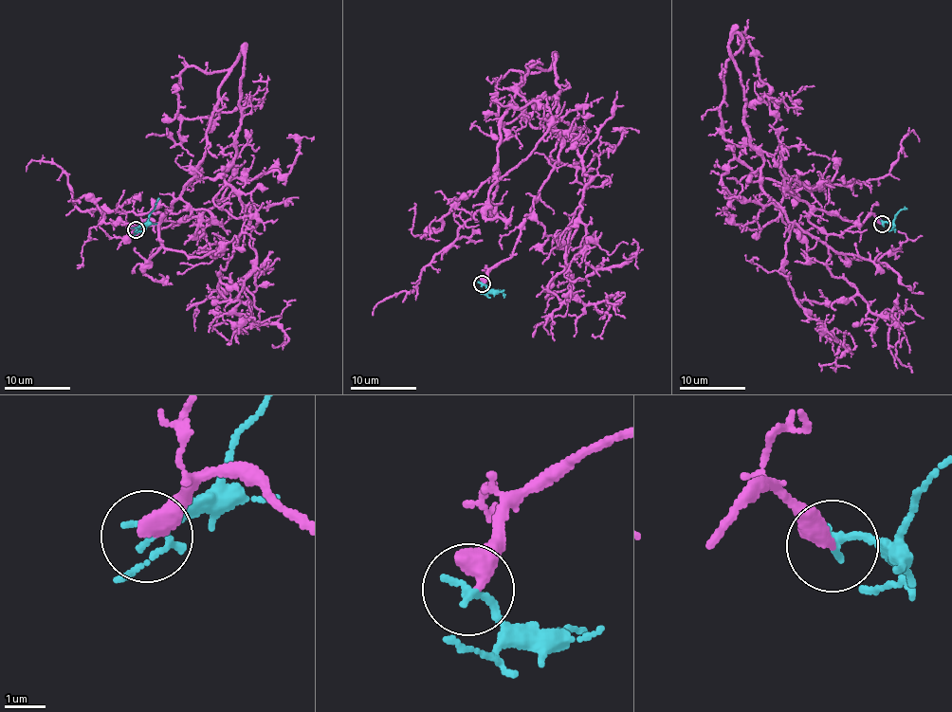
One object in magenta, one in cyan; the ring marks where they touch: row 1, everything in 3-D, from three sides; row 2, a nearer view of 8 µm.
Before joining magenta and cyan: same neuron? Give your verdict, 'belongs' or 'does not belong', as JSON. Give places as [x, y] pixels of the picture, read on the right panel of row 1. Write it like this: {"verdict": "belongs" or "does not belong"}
{"verdict": "belongs"}

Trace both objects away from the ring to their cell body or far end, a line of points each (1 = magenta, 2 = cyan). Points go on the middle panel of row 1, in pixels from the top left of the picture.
1: (484, 283), (558, 153), (556, 52), (501, 120), (494, 197), (373, 316)
2: (482, 283), (491, 289), (499, 289), (504, 297)

